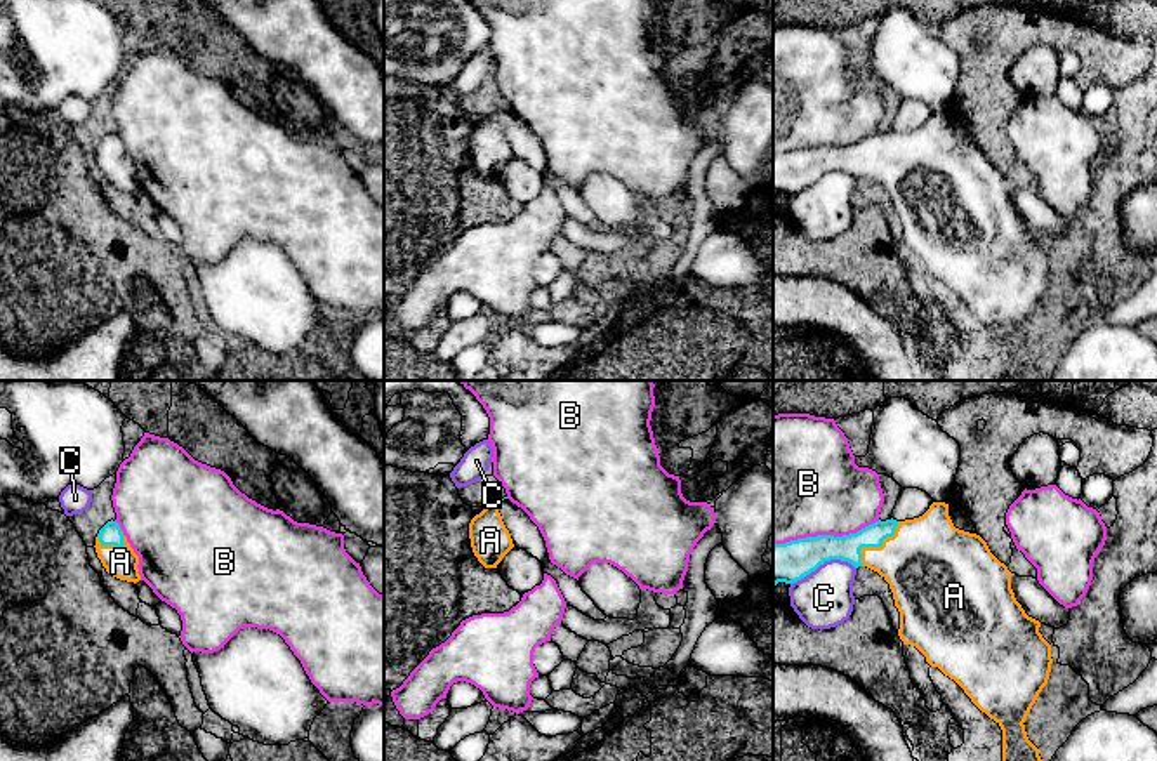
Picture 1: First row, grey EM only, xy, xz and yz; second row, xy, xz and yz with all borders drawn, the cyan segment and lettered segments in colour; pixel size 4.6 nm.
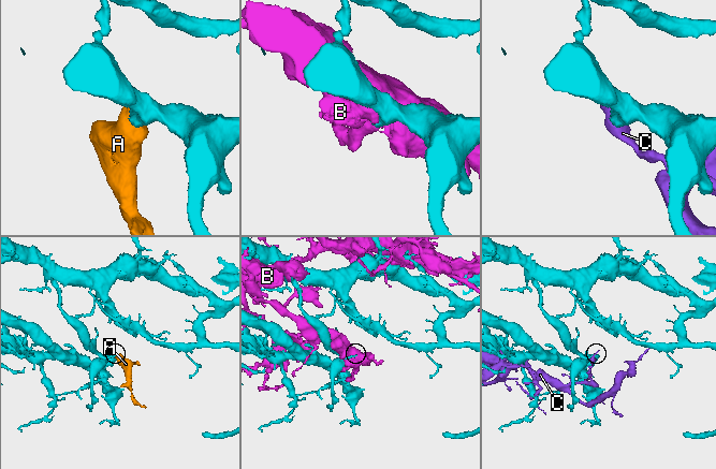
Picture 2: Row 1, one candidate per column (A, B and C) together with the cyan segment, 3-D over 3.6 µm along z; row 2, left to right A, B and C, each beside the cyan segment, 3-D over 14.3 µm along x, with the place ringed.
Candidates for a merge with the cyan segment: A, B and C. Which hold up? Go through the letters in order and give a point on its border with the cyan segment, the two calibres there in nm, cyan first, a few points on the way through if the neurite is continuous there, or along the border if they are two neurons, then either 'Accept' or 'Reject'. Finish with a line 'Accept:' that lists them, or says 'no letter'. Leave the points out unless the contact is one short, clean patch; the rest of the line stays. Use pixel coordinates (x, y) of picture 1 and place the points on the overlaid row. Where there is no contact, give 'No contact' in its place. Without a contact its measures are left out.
A: Touches cyan at yz (876, 546). Thickness 130 nm (cyan) against 400 nm. Path across: yz (822, 548), (876, 546), (907, 553), (926, 563). Accept
B: Touches cyan at yz (826, 536). Thickness 190 nm (cyan) against 480 nm. Reject
C: Touches cyan at yz (822, 563). Thickness 190 nm (cyan) against 260 nm. Reject
Accept: A

